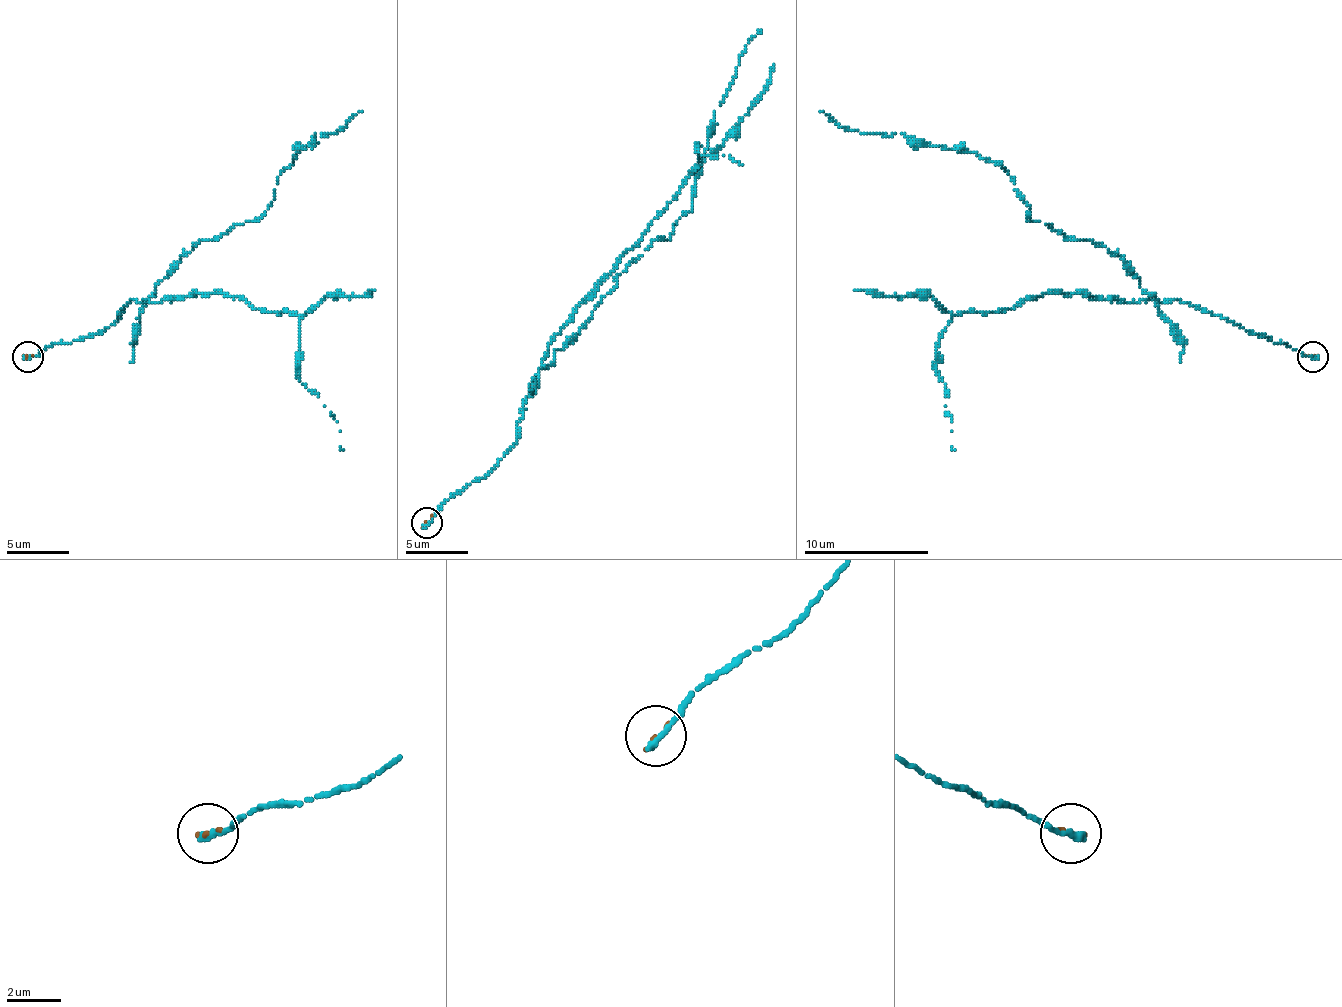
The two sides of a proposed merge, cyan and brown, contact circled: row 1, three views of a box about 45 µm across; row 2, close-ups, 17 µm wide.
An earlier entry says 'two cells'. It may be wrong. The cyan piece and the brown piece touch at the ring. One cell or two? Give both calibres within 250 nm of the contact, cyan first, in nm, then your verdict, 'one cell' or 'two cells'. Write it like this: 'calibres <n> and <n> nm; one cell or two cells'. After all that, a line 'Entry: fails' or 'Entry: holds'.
calibres 320 and 130 nm; two cells
Entry: holds

